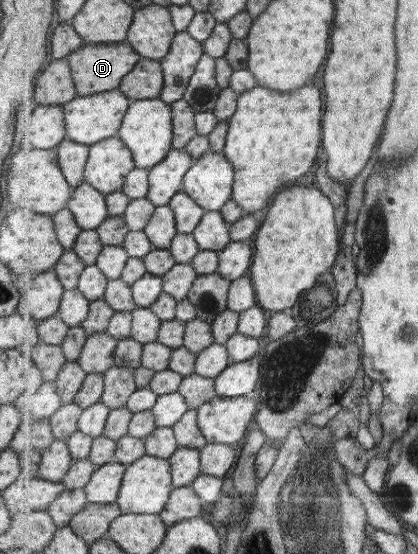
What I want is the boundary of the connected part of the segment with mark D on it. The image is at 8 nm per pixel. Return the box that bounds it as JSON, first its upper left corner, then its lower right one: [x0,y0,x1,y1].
[68,41,145,96]

